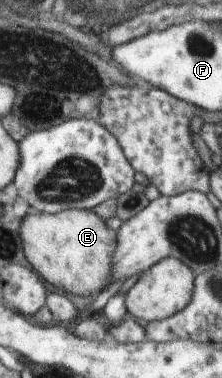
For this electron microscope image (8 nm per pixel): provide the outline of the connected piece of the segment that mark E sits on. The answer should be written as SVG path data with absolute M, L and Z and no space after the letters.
M67 209L59 213L32 211L22 219L19 235L29 268L48 284L50 289L63 289L73 295L93 295L109 285L111 279L111 255L115 251L116 232L105 225L105 221L92 210Z

